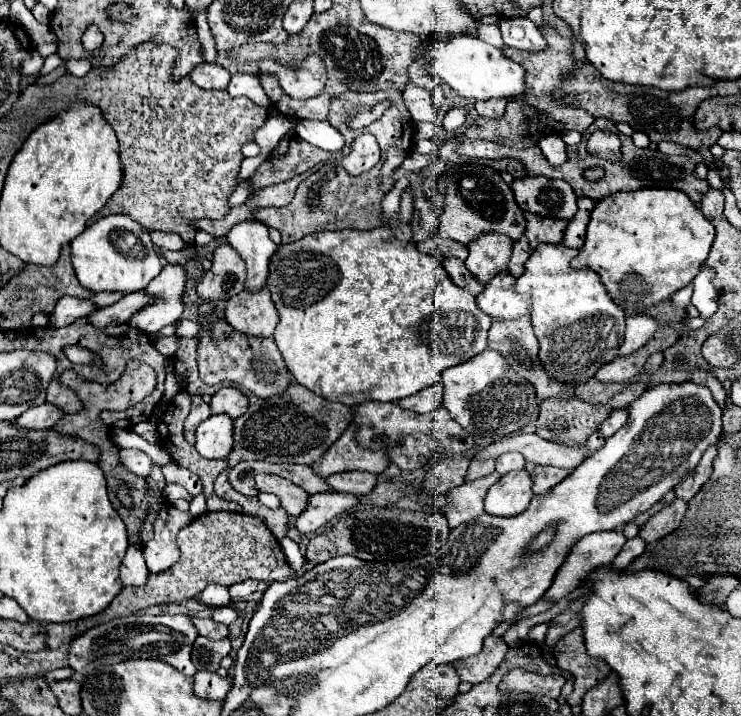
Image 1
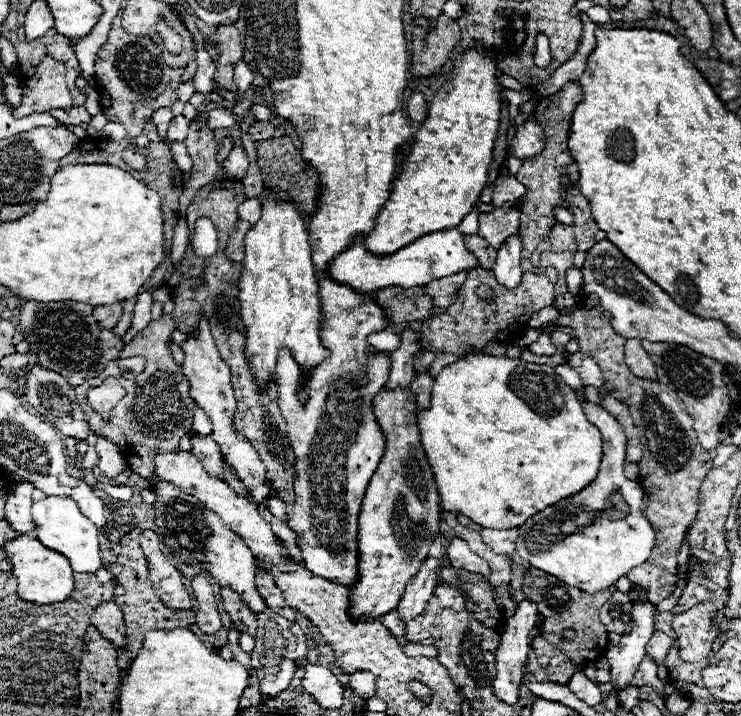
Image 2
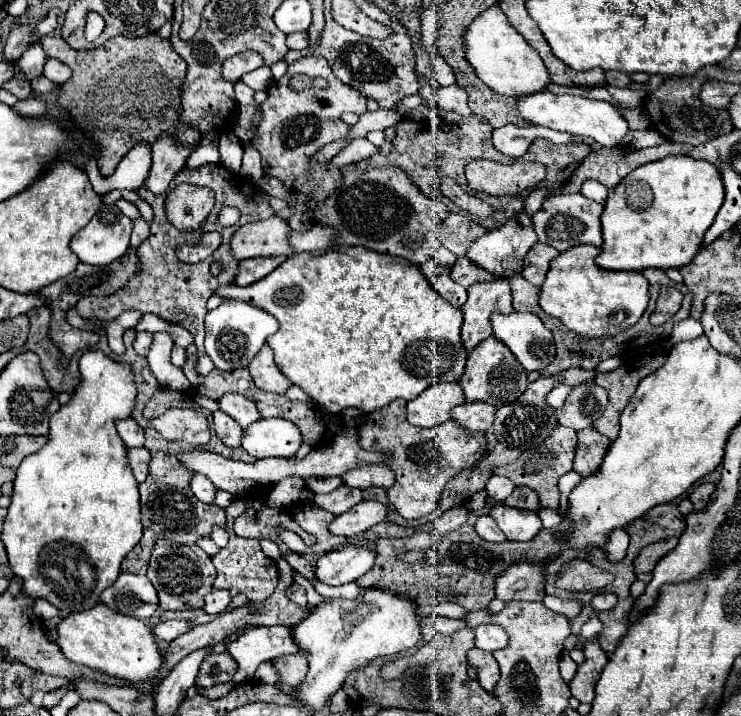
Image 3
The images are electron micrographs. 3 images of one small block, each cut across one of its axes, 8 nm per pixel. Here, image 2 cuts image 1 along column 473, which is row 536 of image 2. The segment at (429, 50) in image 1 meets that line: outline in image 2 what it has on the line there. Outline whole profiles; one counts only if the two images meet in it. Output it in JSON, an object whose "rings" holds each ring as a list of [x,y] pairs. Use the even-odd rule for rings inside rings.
{"rings":[[[48,496],[32,504],[32,520],[36,524],[34,538],[38,538],[46,548],[64,554],[70,560],[74,572],[96,572],[102,568],[98,528],[80,512],[70,496]]]}

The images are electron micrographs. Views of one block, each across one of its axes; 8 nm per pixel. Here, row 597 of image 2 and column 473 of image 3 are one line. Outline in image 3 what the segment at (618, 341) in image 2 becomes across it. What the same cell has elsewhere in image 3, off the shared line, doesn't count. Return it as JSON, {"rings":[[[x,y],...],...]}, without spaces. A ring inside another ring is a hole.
{"rings":[[[472,648],[468,652],[468,664],[474,666],[476,674],[478,674],[478,682],[484,690],[488,692],[494,692],[494,686],[498,682],[498,676],[500,676],[500,670],[498,670],[498,662],[496,658],[492,656],[492,652],[486,652],[486,650],[478,650],[478,648]]]}

